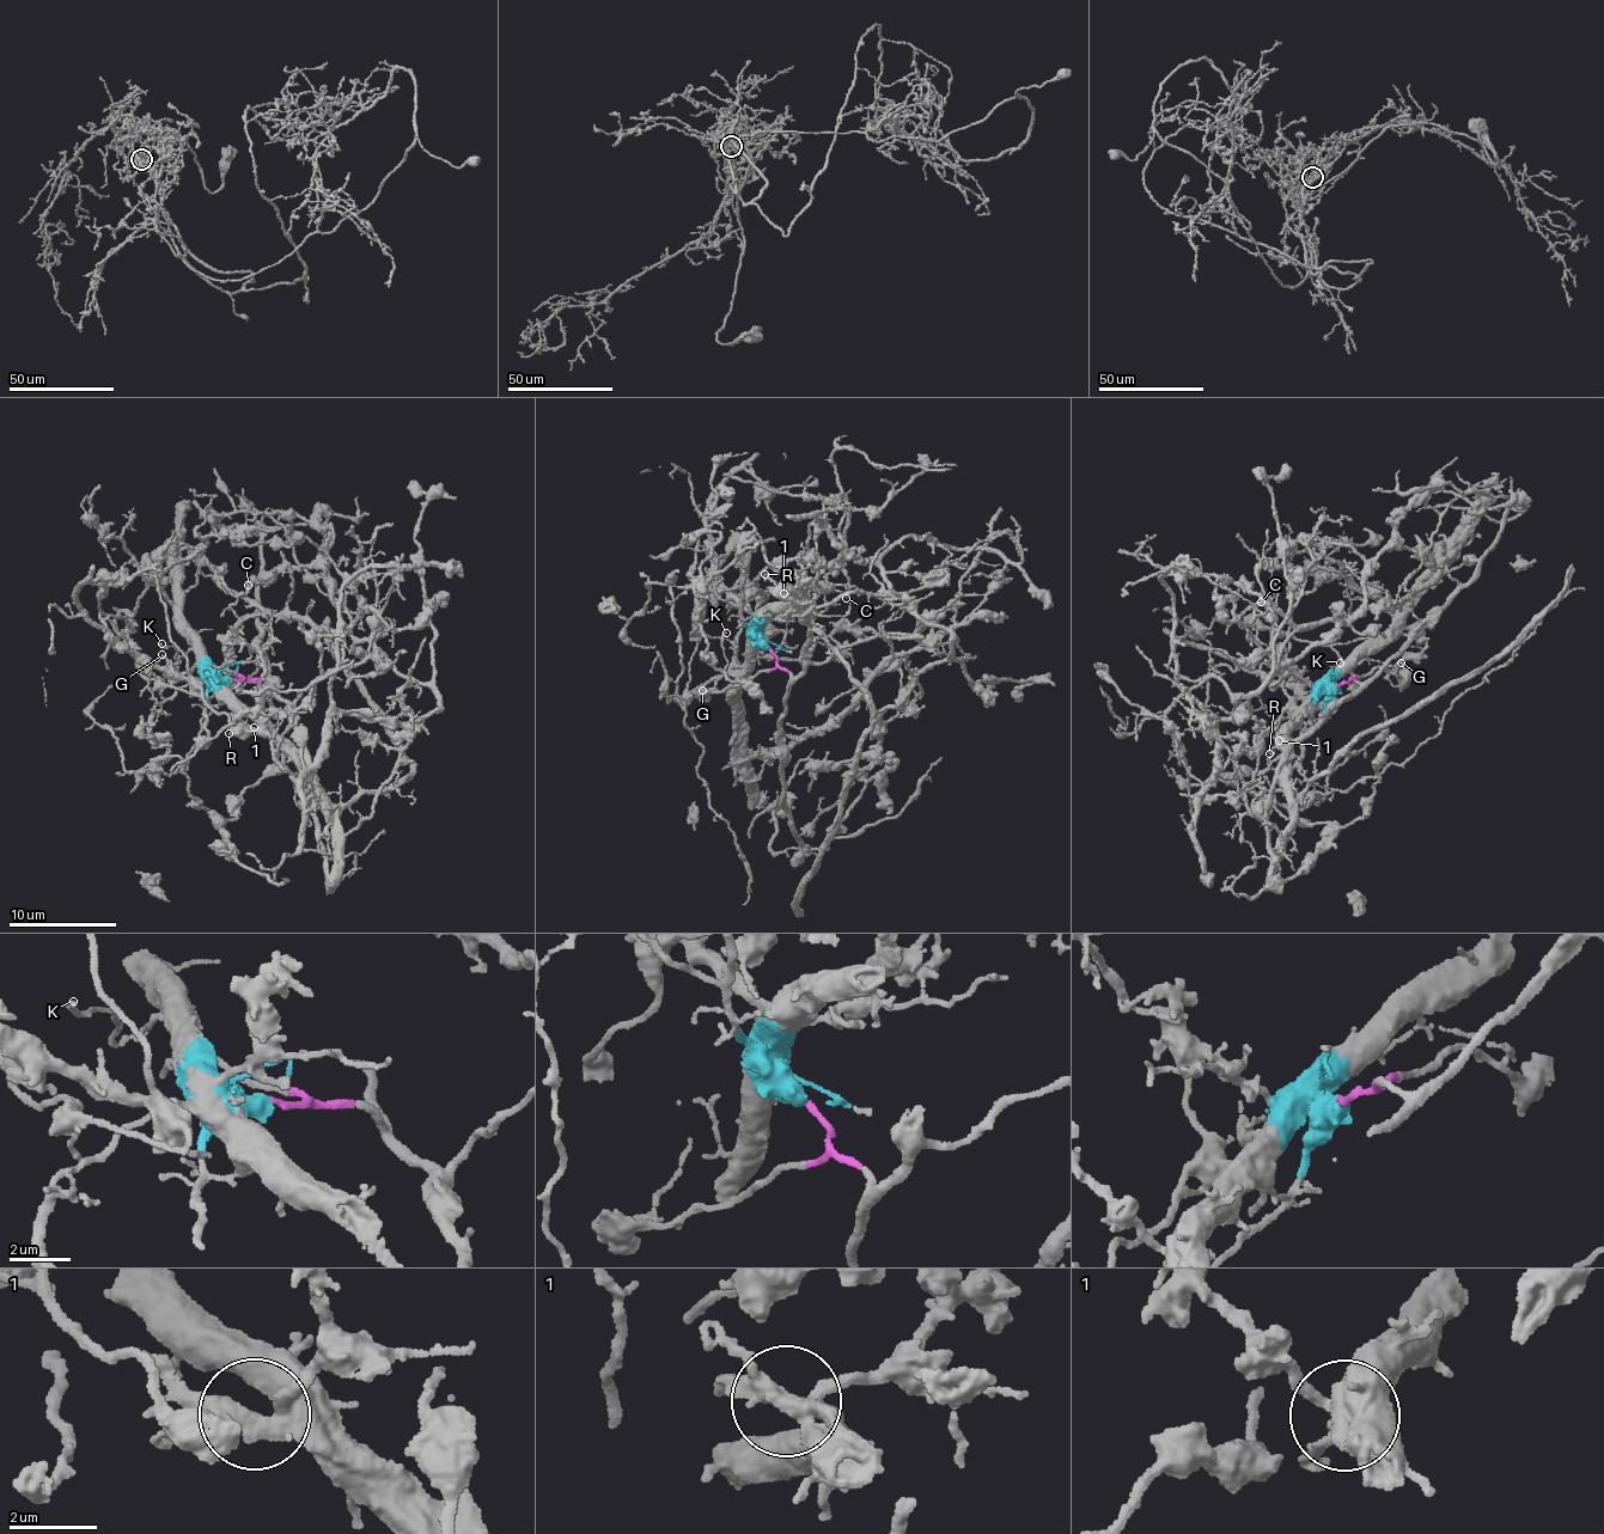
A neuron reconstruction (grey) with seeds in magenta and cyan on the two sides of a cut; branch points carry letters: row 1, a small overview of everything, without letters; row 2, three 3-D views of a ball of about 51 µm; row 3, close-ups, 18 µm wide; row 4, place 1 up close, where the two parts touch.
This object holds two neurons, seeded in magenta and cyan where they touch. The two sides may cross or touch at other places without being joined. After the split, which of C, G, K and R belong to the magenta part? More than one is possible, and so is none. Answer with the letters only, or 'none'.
G, K

